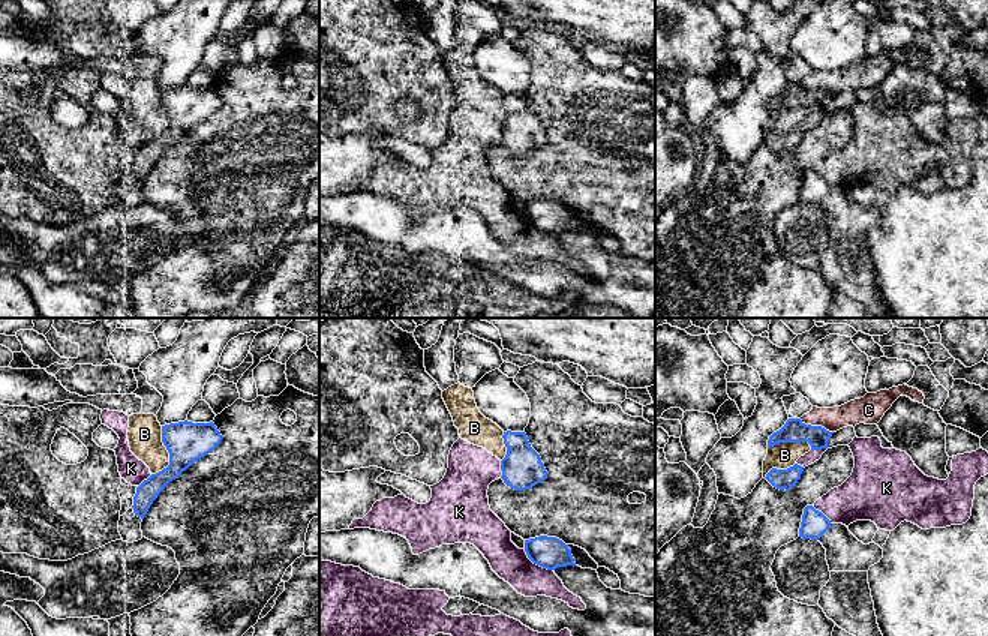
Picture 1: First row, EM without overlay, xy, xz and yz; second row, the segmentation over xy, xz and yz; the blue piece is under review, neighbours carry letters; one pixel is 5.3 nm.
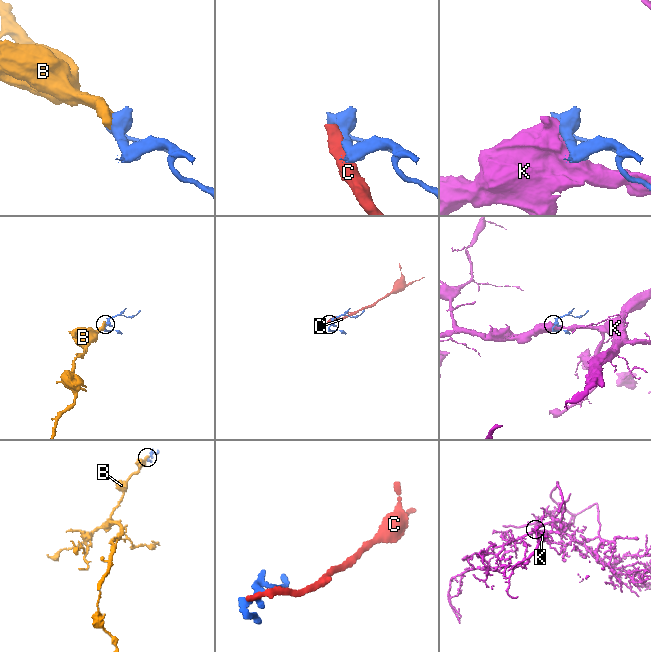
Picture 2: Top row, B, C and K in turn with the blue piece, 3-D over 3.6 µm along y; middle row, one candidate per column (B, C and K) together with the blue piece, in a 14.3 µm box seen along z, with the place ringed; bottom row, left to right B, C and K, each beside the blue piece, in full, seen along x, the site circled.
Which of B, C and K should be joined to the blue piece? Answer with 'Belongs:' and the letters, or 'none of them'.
Belongs: none of them

